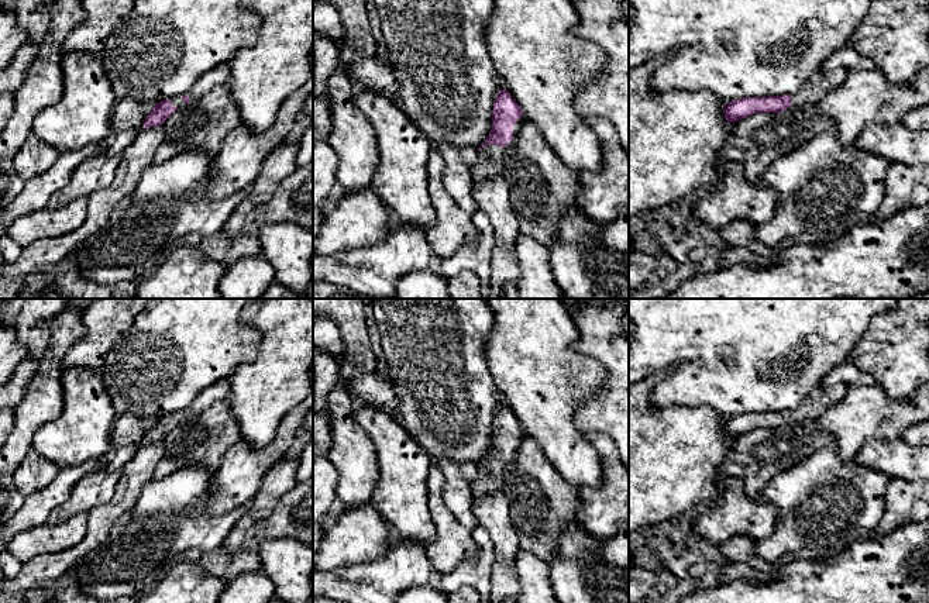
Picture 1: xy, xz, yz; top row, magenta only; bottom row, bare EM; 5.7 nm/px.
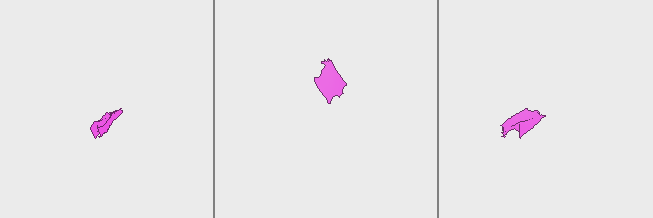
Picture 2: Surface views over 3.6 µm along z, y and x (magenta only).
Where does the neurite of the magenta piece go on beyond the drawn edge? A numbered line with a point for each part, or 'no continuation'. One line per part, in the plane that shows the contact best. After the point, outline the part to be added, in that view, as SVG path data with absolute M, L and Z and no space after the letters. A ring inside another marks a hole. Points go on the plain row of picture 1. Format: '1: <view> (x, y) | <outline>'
1: xz (491, 474) | M515 454L509 456L503 464L499 461L485 461L482 465L476 466L476 479L472 483L472 496L476 500L482 497L500 492L505 472L513 464Z

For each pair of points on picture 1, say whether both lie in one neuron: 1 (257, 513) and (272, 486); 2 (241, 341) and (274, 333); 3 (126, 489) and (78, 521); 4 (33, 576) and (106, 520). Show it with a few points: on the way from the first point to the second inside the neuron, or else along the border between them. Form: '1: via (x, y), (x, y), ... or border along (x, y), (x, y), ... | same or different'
1: via (261, 506), (268, 493) | same
2: border along (240, 313), (260, 334), (258, 354), (243, 365) | different
3: border along (88, 513), (88, 531), (75, 545) | different
4: via (52, 565), (72, 557), (90, 540) | same

